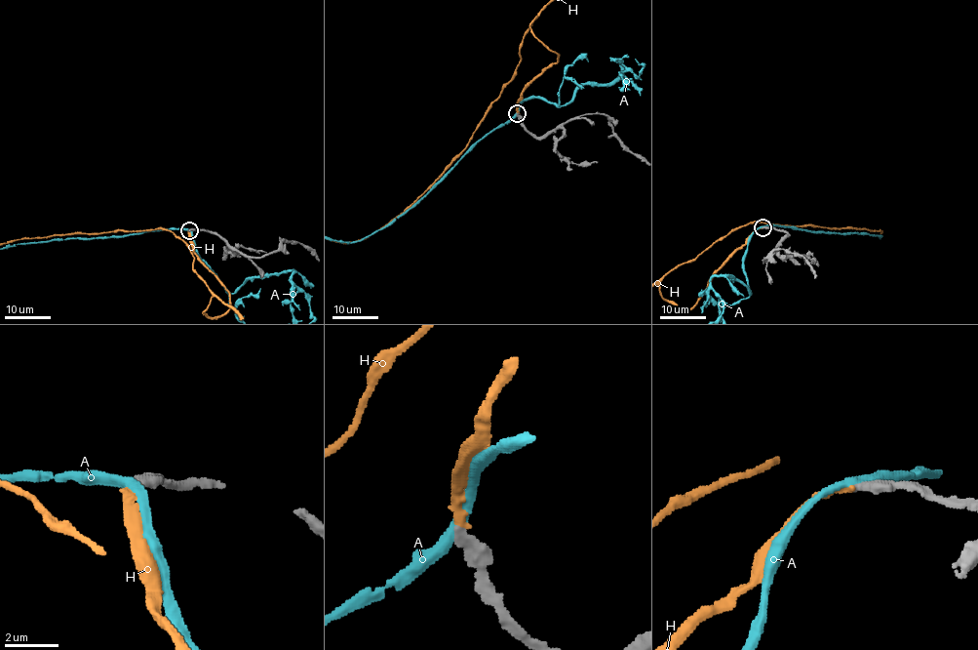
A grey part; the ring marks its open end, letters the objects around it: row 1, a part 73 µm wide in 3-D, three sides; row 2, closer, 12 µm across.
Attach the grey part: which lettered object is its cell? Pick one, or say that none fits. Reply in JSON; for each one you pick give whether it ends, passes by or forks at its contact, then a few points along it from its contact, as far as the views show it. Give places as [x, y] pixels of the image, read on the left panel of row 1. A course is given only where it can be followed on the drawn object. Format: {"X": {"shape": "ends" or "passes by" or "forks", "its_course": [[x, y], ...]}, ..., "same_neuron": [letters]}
{"H": {"shape": "ends", "its_course": [[190, 230], [228, 293], [219, 316], [203, 311], [212, 292], [168, 230], [20, 239]]}, "same_neuron": ["H"]}

